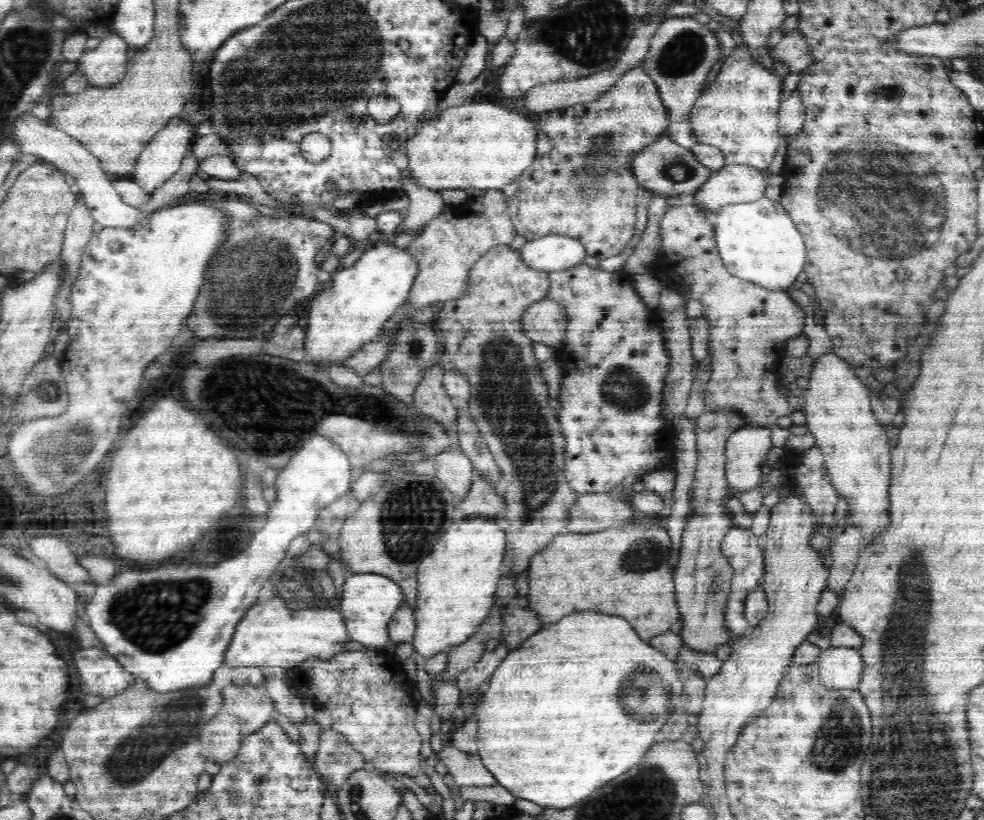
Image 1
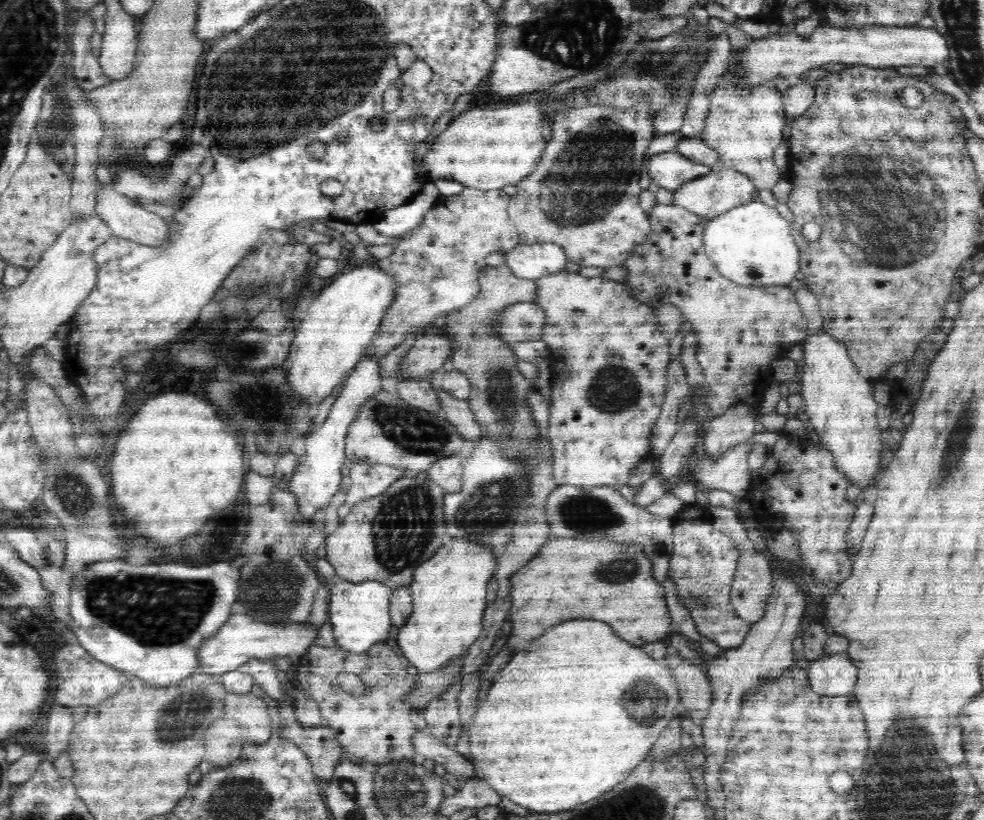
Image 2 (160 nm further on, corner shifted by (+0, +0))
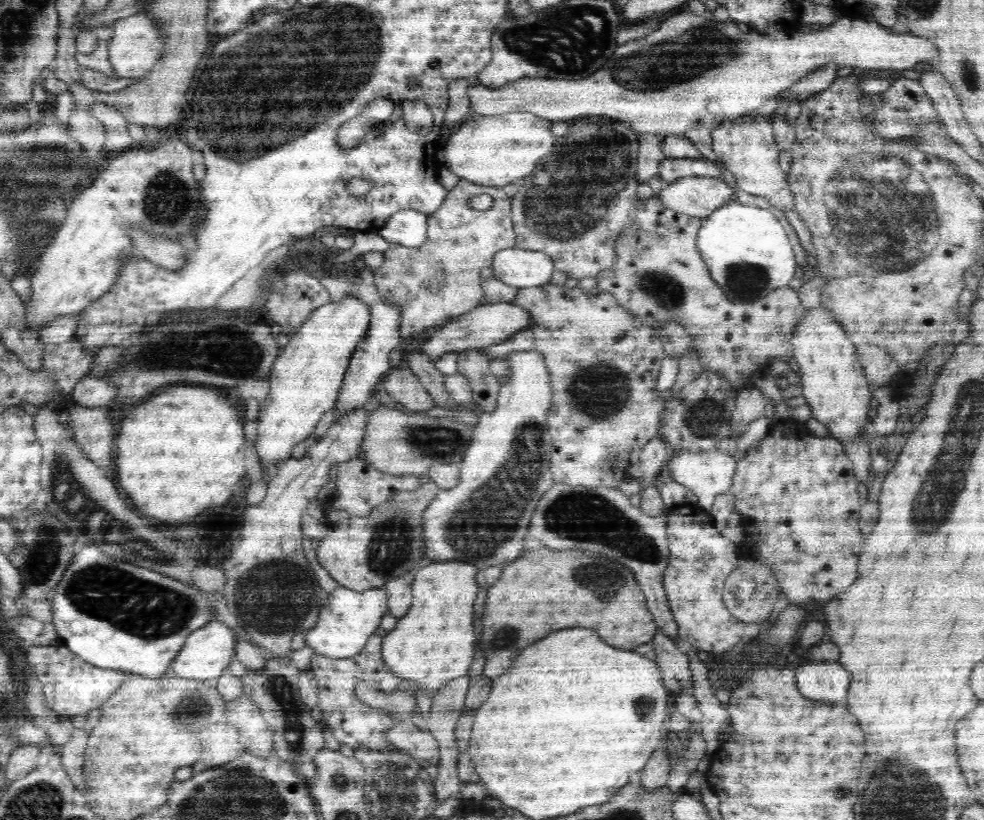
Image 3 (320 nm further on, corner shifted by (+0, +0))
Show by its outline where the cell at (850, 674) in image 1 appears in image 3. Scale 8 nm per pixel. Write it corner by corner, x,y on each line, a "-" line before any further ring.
800,660
794,670
800,694
808,700
838,703
846,698
851,674
839,661

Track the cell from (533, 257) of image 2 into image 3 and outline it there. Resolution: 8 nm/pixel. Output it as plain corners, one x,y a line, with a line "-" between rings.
515,246
498,252
491,267
498,280
516,288
548,283
555,269
548,255

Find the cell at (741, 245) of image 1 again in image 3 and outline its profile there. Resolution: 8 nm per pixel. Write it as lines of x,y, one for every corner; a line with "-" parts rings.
730,200
703,218
697,249
710,278
732,302
756,302
772,290
788,287
796,274
796,256
780,220
766,209

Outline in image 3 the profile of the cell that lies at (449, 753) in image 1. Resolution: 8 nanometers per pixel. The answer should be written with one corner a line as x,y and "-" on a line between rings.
411,720
398,721
385,732
385,737
400,752
428,760
433,765
439,762
438,741
429,730
418,729

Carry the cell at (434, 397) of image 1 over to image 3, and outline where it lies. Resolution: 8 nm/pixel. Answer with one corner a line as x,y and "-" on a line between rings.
407,366
390,370
382,380
381,387
409,411
423,412
436,405
419,378

